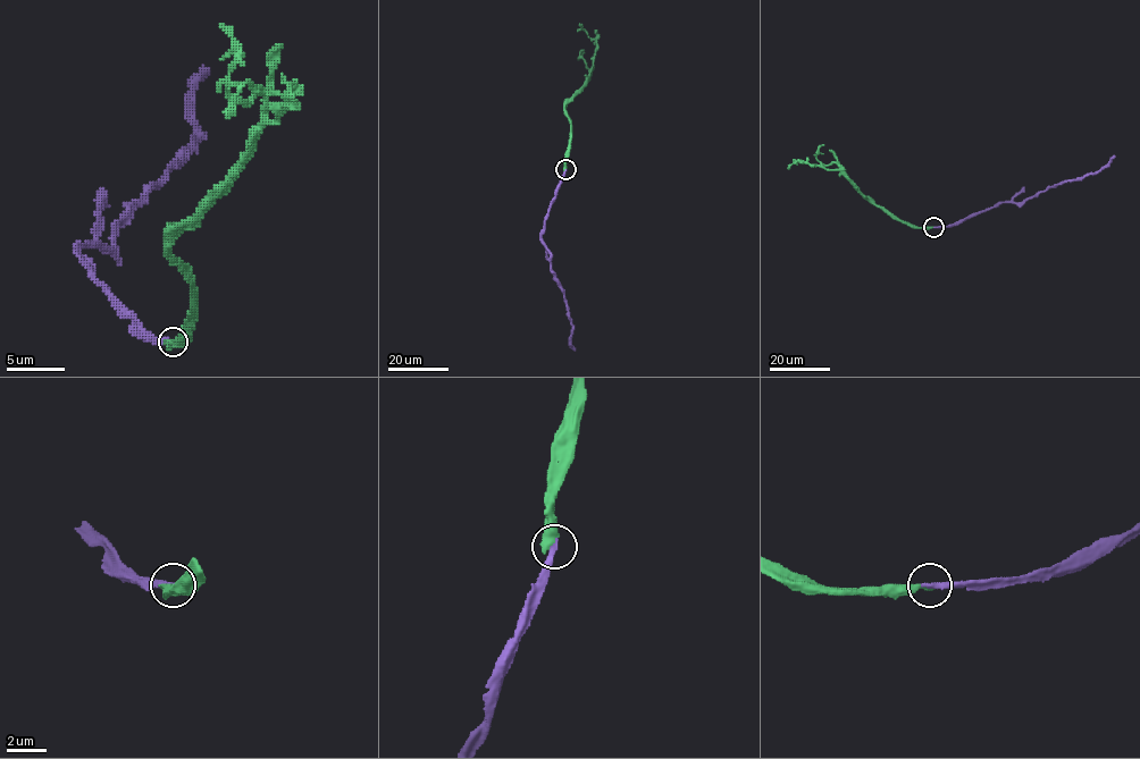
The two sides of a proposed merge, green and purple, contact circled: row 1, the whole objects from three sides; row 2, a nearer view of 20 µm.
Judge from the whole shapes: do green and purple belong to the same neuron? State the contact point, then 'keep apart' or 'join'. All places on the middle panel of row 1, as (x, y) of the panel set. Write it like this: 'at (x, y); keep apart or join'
at (566, 169); join

